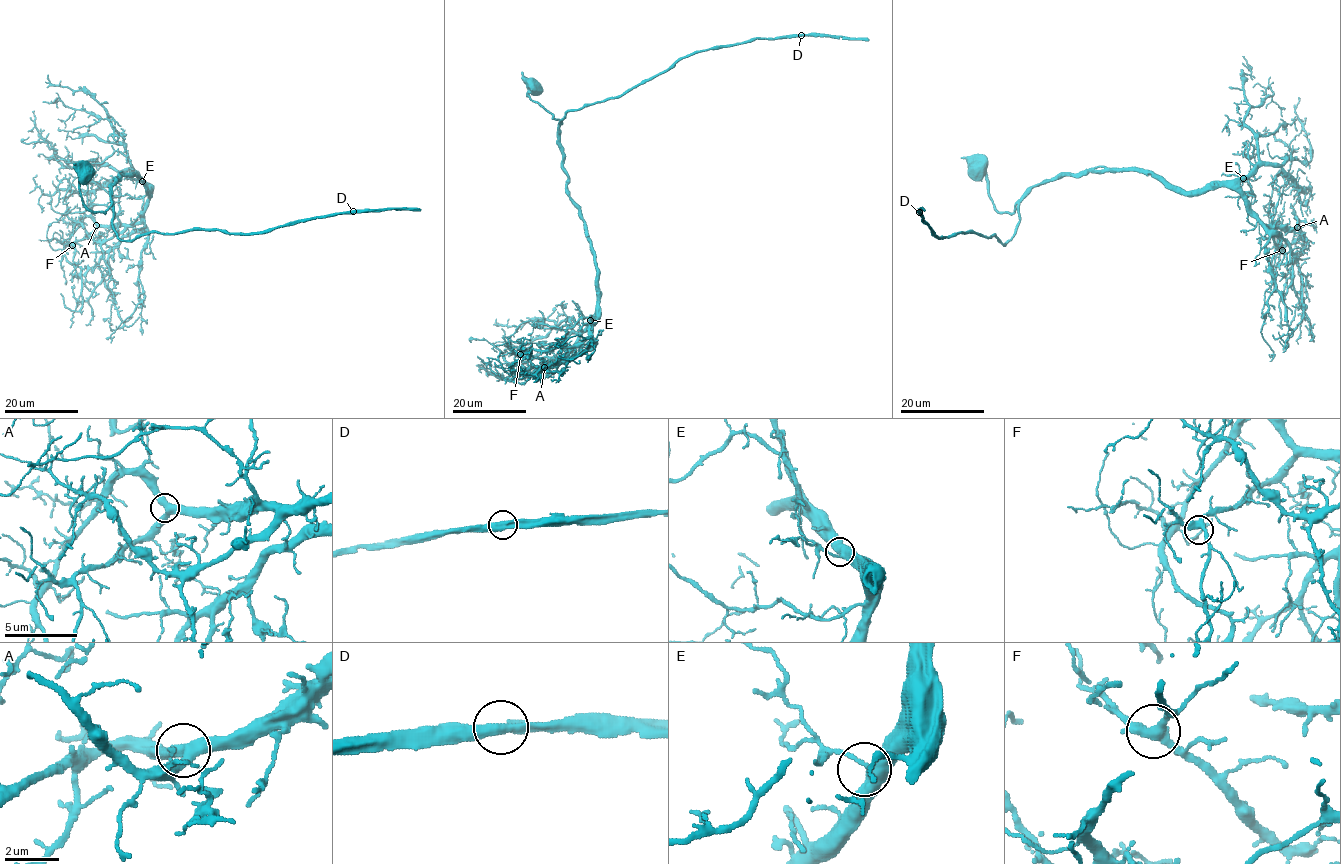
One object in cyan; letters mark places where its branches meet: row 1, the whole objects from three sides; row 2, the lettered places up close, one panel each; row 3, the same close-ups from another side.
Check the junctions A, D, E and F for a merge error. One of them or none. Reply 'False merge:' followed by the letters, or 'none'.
False merge: none

